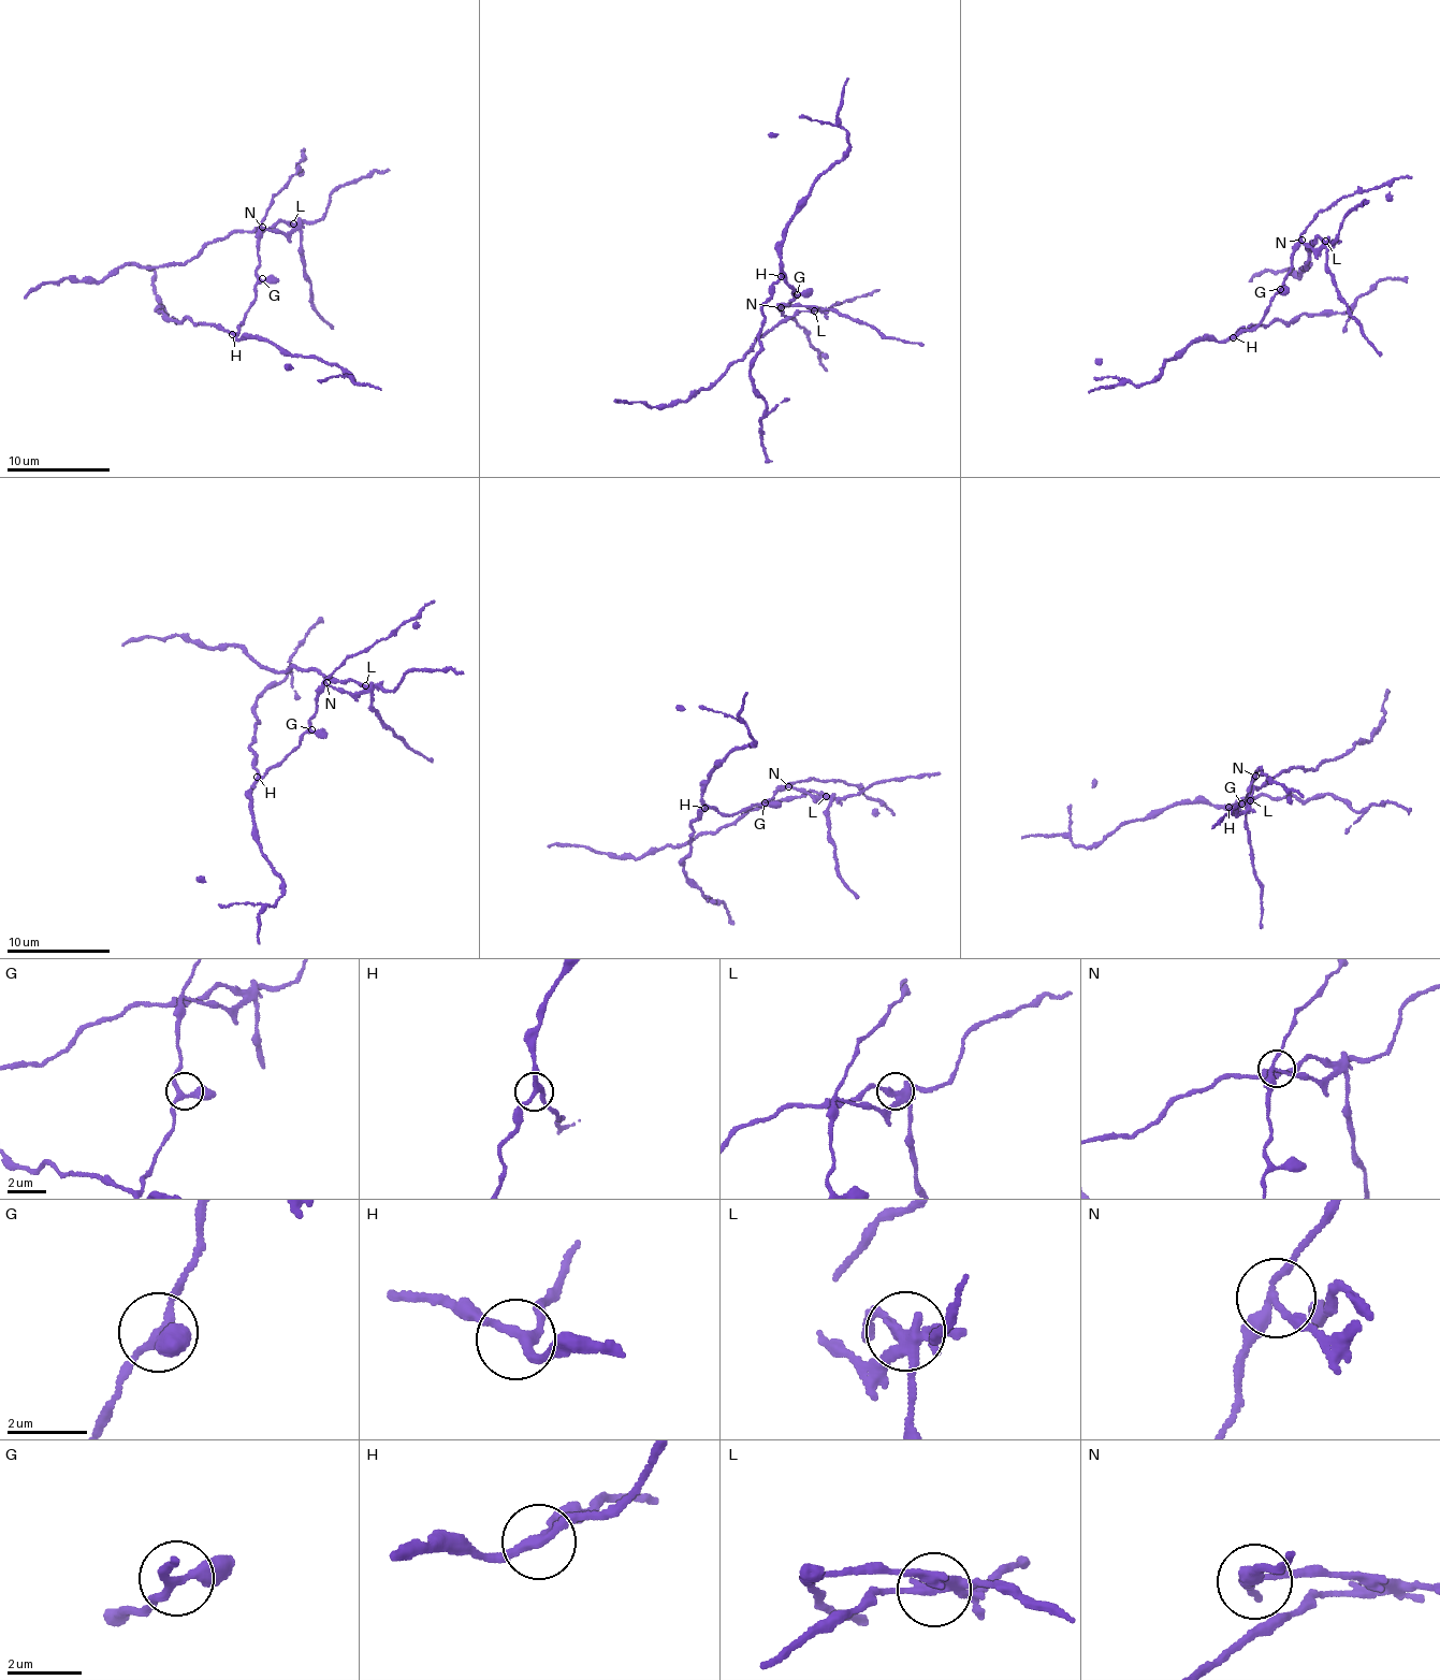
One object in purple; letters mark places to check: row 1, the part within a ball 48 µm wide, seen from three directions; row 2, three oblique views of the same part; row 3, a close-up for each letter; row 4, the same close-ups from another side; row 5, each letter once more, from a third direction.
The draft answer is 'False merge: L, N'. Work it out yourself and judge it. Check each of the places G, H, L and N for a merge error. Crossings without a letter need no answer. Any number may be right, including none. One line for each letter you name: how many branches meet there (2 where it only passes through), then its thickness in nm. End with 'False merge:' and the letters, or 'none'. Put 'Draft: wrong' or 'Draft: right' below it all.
L: 5 branches meet; 300 nm thick
N: 3 branches meet; 190 nm thick
False merge: L, N
Draft: right

